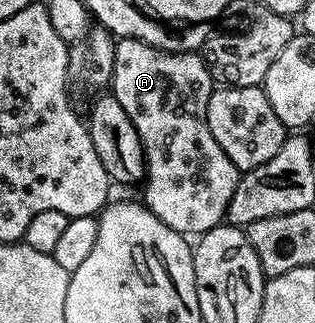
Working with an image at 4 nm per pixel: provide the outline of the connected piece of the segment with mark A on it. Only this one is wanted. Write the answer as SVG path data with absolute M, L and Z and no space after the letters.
M122 38L116 43L110 93L122 108L126 108L126 116L130 116L142 140L148 182L142 197L143 205L154 212L162 224L185 236L205 234L225 221L234 188L242 177L230 156L222 152L218 140L214 140L214 132L210 132L206 120L206 108L213 89L213 76L199 53L159 50L137 38Z

